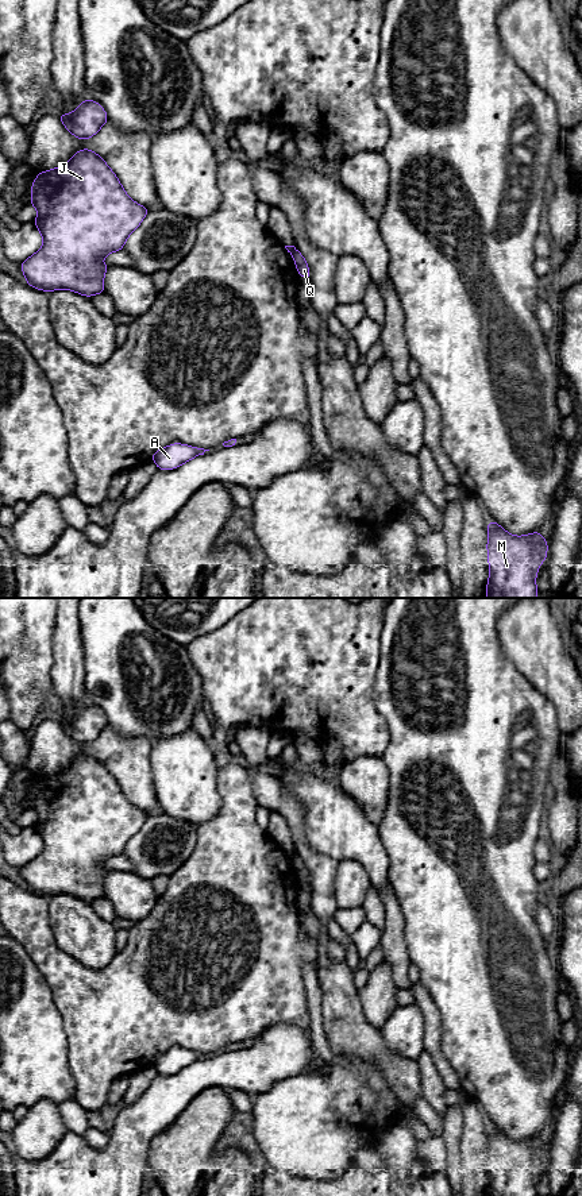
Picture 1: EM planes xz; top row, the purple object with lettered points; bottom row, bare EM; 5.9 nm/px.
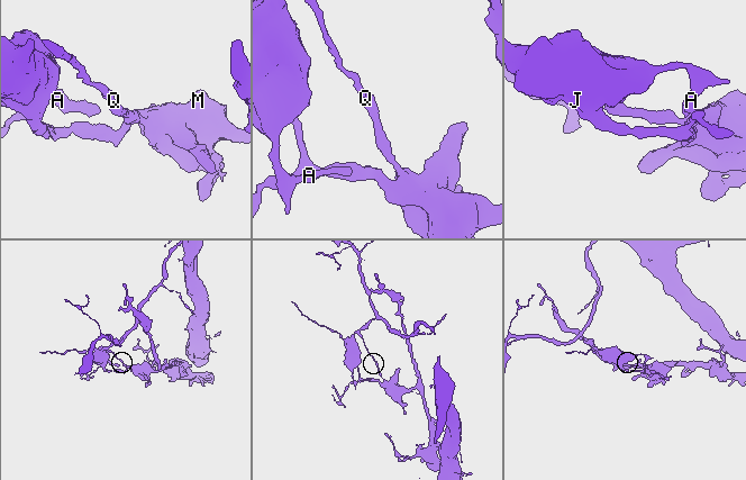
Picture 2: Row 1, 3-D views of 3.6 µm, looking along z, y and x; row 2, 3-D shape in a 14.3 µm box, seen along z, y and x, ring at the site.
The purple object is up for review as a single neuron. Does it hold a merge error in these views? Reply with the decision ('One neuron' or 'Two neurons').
Two neurons

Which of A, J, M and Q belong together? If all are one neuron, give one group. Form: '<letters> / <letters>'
A J / M Q

